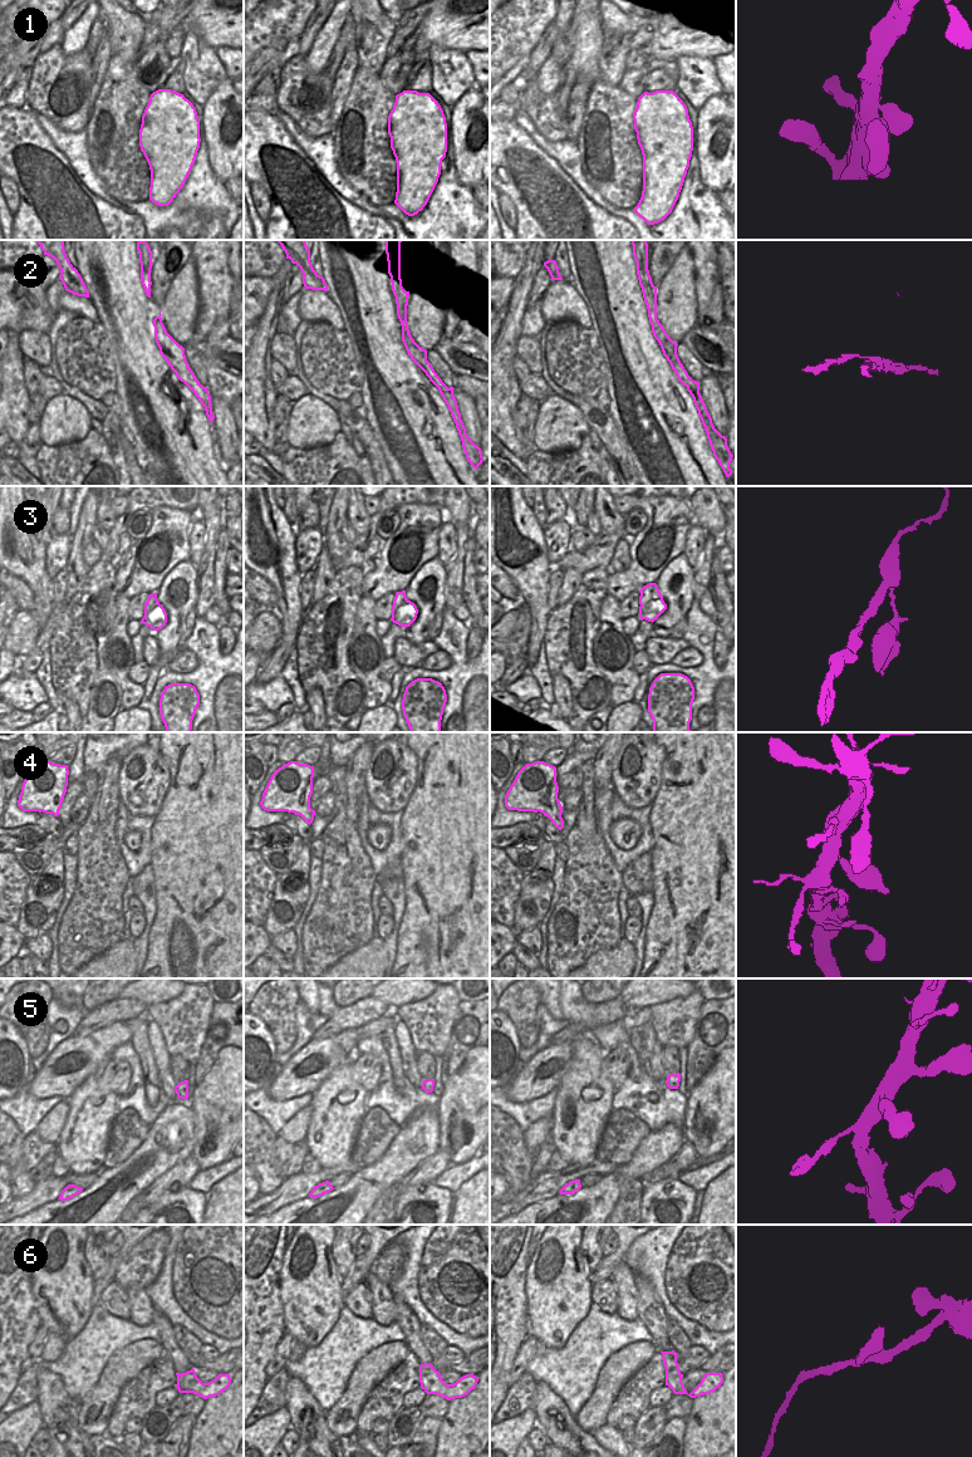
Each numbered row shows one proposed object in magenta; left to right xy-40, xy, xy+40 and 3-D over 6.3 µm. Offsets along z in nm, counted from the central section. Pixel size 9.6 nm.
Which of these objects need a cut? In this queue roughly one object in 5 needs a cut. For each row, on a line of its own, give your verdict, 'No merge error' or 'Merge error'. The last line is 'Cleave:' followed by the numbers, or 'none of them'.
1: No merge error
2: Merge error
3: No merge error
4: No merge error
5: No merge error
6: No merge error
Cleave: 2.

